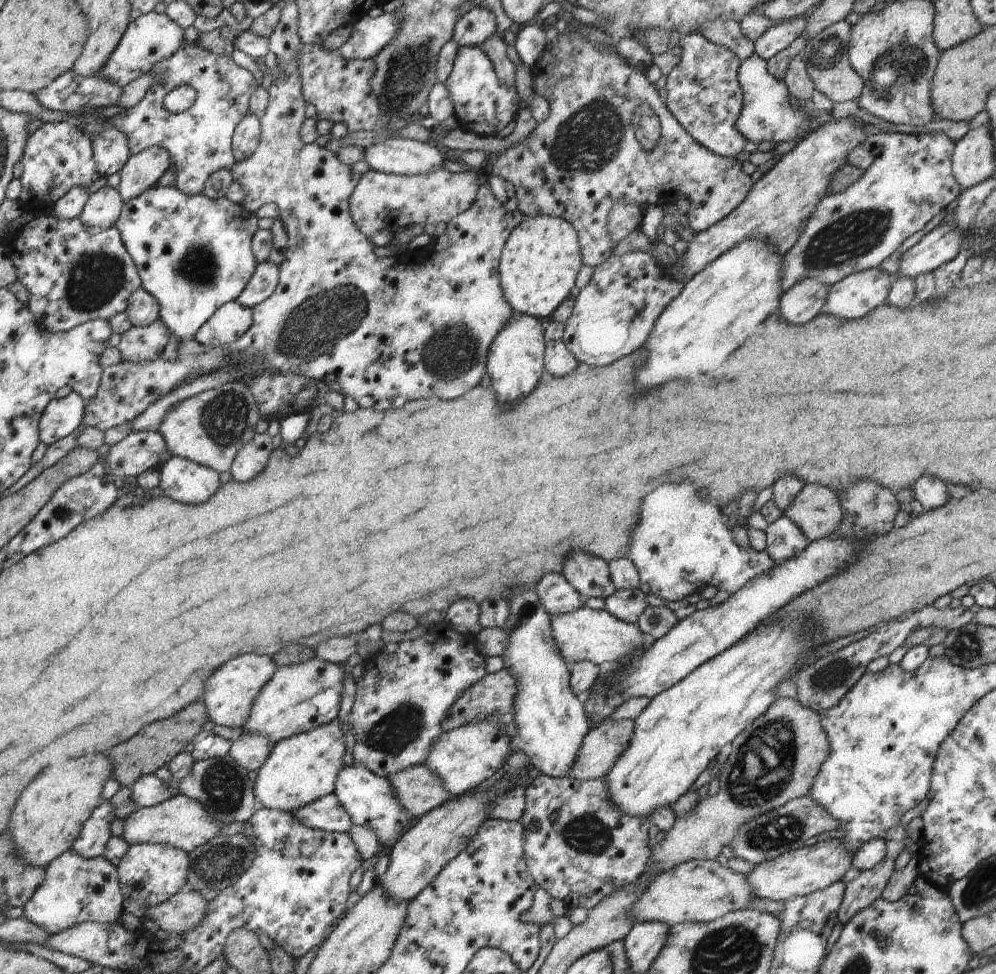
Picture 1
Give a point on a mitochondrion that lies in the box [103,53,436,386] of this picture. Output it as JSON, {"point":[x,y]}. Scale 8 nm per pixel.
{"point":[314,328]}

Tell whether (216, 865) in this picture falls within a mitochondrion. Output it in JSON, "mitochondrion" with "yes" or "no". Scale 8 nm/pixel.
{"mitochondrion":"yes"}

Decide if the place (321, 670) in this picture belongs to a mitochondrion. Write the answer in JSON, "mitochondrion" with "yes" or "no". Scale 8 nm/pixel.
{"mitochondrion":"no"}

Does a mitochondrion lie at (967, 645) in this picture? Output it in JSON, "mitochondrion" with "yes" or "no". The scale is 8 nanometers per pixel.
{"mitochondrion":"yes"}

